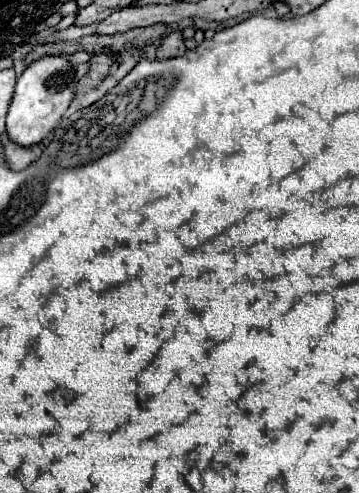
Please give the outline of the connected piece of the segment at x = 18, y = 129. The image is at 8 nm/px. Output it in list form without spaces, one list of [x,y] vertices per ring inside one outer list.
[[[51,54],[31,62],[17,78],[15,96],[7,112],[7,134],[19,146],[39,144],[63,118],[75,98],[75,68],[67,54]]]

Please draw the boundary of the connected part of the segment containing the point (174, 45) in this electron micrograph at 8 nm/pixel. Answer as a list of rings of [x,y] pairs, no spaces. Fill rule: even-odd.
[[[171,32],[167,34],[159,48],[157,48],[157,58],[175,58],[175,56],[183,56],[185,54],[185,42],[183,42],[183,36],[181,32]]]

